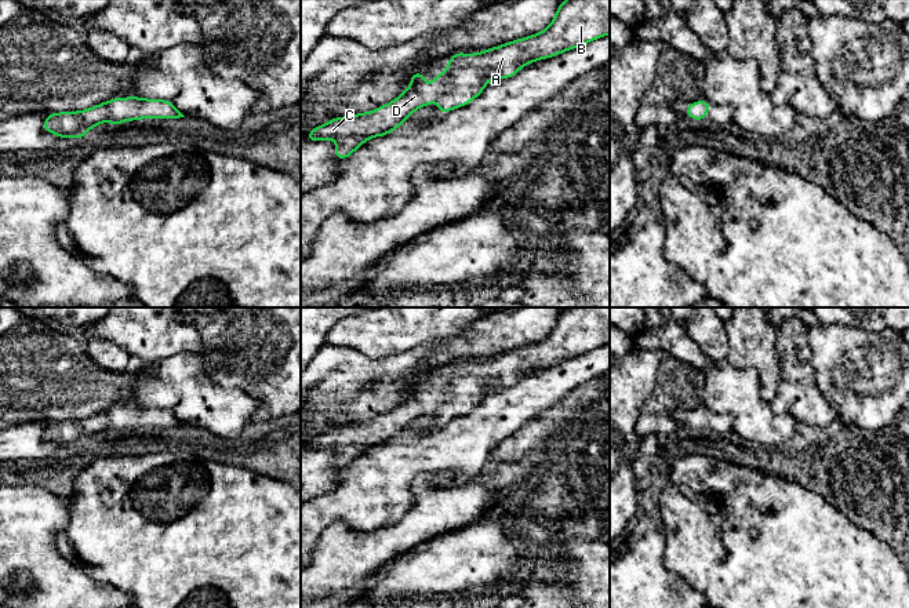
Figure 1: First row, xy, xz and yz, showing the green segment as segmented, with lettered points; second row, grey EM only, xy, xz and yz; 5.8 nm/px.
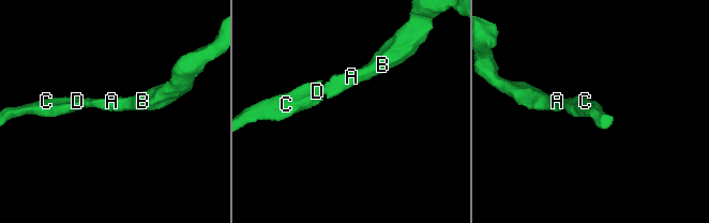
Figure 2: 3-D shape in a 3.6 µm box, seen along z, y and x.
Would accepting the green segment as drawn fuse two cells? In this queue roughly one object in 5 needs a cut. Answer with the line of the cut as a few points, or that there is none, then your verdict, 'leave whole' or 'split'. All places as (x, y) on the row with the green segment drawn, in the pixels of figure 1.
no cut | leave whole

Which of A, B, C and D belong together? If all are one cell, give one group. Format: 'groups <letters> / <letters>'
groups A B C D

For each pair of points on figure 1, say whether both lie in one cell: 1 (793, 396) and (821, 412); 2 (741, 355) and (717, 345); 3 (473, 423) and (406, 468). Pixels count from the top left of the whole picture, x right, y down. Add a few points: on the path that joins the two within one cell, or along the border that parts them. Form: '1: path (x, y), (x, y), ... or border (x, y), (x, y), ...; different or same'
1: path (800, 397), (814, 410); same
2: border (723, 323), (727, 331), (727, 359); different
3: path (457, 440), (450, 447), (422, 451); same

